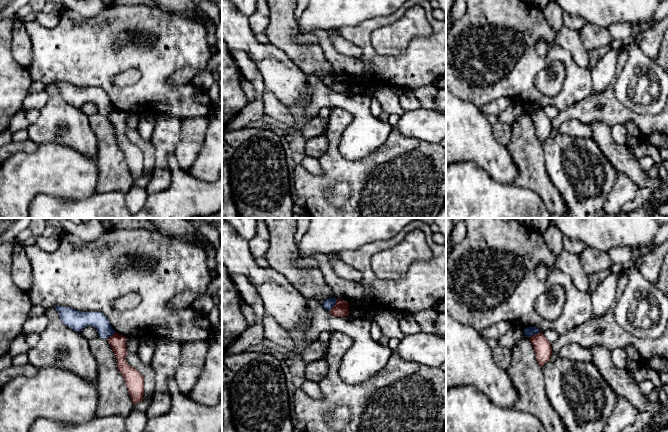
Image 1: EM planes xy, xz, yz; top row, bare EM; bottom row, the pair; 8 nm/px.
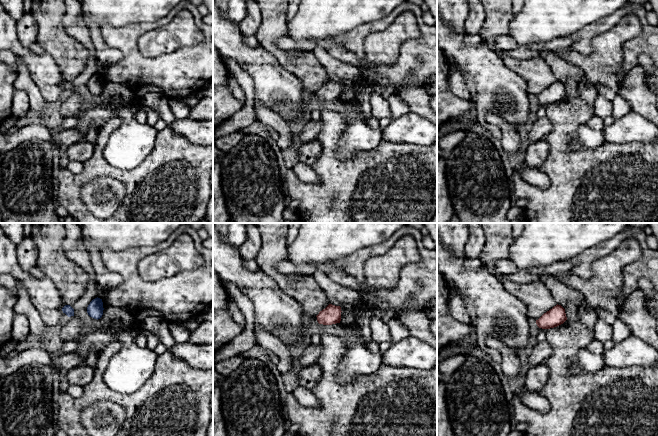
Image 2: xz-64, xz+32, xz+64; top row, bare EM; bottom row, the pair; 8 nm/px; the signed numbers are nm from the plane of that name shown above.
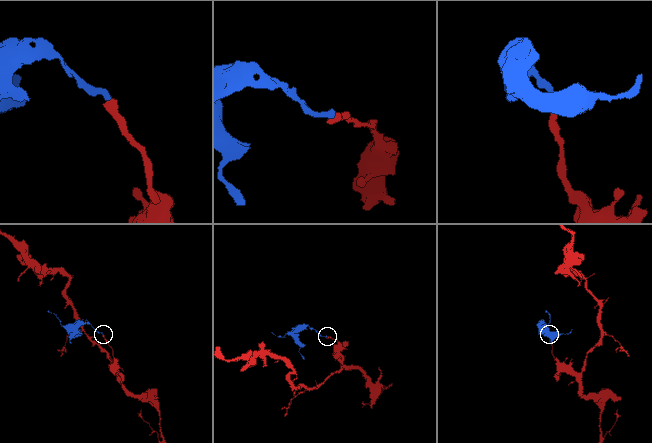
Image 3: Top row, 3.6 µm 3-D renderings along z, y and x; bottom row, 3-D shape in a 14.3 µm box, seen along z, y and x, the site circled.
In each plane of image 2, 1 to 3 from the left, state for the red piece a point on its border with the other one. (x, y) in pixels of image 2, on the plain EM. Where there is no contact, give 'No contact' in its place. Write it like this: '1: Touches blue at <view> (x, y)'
1: No contact
2: No contact
3: No contact

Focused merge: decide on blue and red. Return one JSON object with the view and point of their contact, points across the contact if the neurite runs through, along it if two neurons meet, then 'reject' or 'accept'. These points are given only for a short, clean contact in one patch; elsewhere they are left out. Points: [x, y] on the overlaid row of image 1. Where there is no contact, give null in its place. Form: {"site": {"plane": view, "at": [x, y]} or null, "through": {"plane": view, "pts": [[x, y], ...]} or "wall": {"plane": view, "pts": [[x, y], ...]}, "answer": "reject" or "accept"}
{"site": {"plane": "xz", "at": [334, 304]}, "wall": {"plane": "xz", "pts": [[337, 299], [335, 304], [328, 310]]}, "answer": "reject"}

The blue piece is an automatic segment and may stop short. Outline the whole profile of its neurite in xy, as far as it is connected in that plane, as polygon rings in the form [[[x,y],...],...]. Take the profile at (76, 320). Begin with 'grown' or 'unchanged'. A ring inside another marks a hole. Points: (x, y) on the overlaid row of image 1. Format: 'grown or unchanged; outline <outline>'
unchanged; outline [[[55,306],[59,318],[71,329],[80,332],[87,326],[93,326],[98,331],[98,336],[103,339],[109,338],[115,333],[110,322],[101,312],[80,312],[70,307]]]

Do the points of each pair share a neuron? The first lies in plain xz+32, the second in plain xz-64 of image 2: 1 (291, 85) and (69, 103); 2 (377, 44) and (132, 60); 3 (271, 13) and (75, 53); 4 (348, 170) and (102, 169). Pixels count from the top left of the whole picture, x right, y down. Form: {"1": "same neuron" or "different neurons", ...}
{"1": "different neurons", "2": "different neurons", "3": "same neuron", "4": "same neuron"}

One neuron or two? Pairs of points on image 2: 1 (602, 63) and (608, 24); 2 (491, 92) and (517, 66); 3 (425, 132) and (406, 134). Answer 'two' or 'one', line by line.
1: two
2: two
3: one

